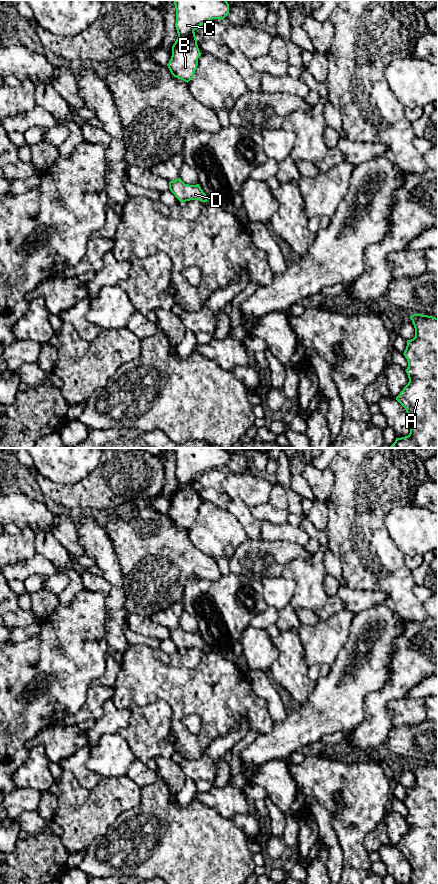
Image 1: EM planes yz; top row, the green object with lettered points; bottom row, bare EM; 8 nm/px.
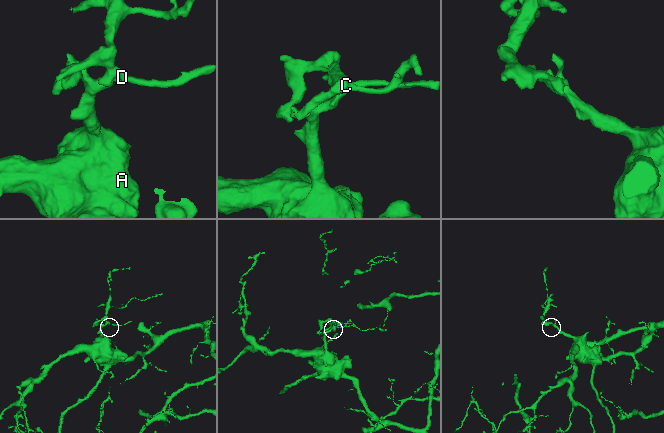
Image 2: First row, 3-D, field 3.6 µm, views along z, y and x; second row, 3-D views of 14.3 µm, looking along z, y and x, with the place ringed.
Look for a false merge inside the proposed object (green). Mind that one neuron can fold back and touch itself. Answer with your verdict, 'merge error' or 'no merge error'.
no merge error

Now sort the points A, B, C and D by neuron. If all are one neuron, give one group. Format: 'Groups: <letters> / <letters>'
Groups: A B C D

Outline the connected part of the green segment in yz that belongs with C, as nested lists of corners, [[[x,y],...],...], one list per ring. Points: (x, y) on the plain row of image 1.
[[[174,448],[174,453],[178,485],[167,514],[174,525],[188,531],[202,502],[194,479],[209,468],[223,468],[229,462],[229,452],[226,448]]]

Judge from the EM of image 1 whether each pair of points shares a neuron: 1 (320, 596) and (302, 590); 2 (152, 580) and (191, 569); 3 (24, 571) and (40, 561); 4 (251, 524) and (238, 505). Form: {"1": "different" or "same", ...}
{"1": "same", "2": "same", "3": "same", "4": "same"}

